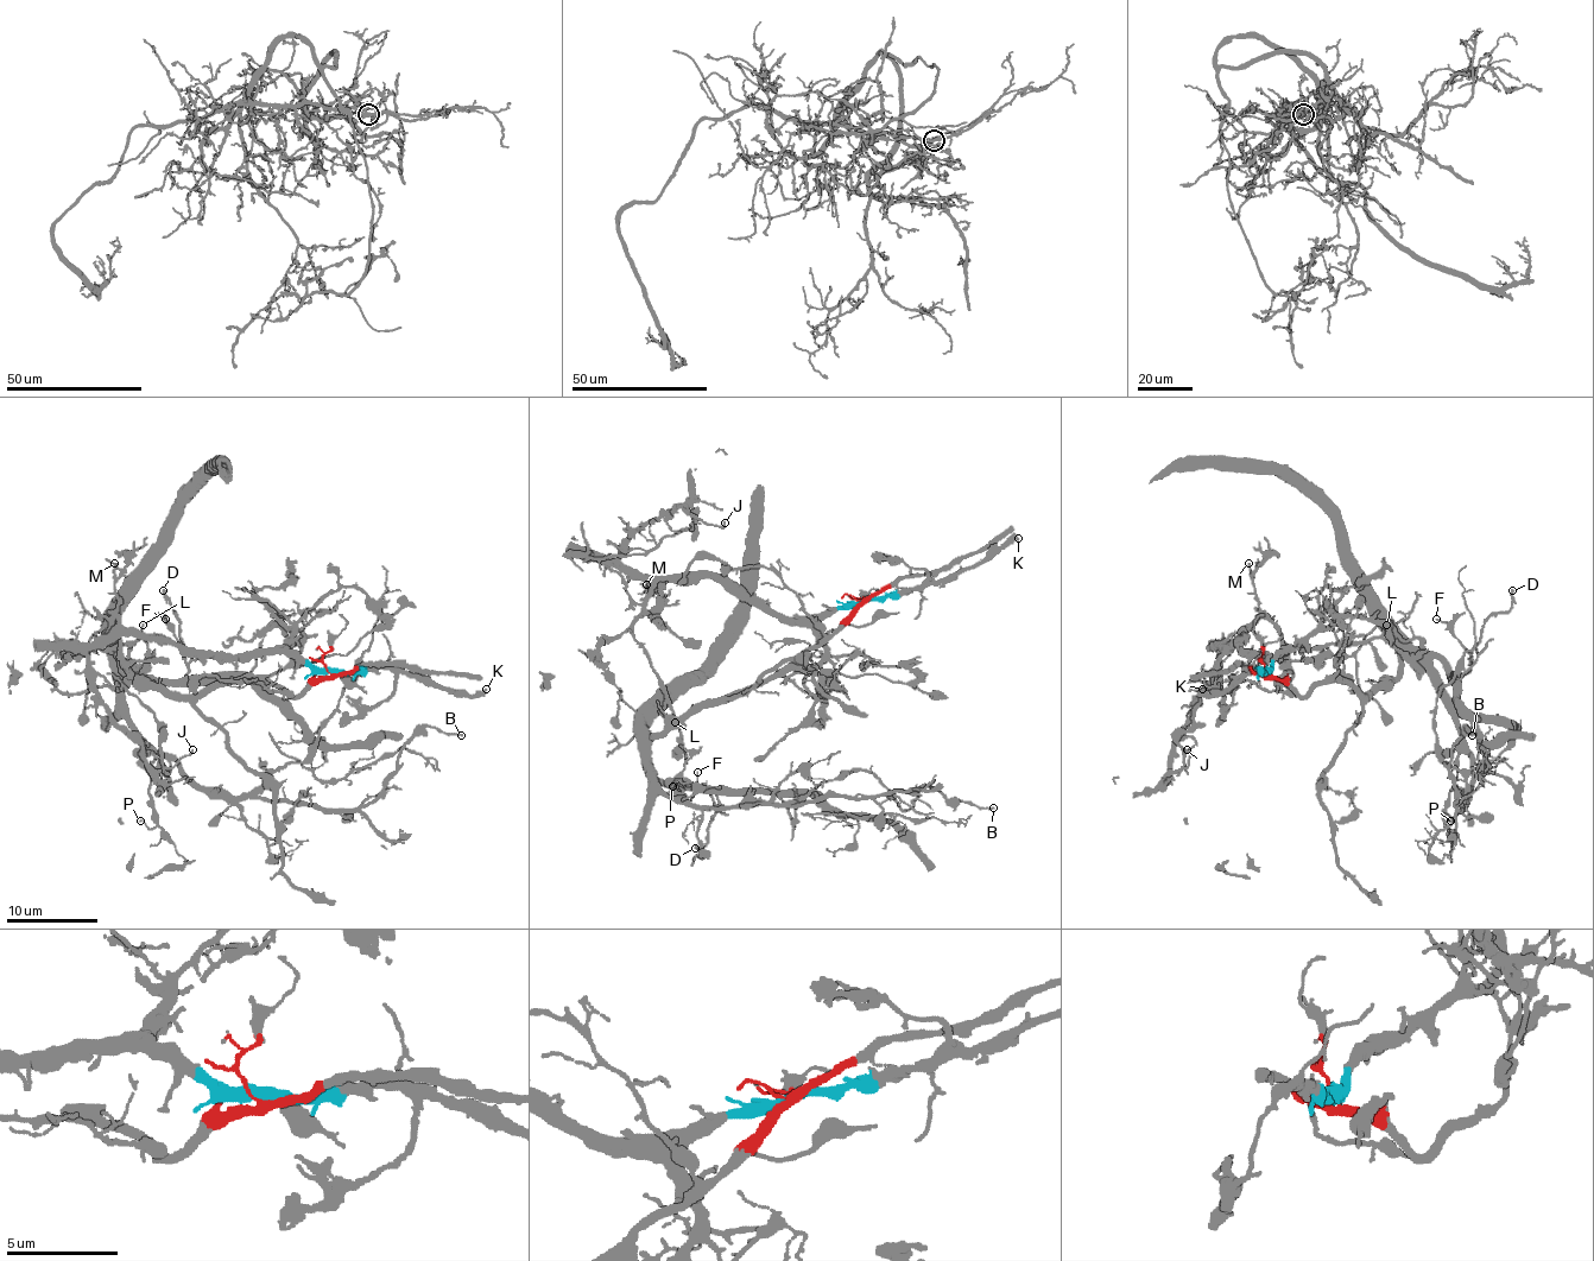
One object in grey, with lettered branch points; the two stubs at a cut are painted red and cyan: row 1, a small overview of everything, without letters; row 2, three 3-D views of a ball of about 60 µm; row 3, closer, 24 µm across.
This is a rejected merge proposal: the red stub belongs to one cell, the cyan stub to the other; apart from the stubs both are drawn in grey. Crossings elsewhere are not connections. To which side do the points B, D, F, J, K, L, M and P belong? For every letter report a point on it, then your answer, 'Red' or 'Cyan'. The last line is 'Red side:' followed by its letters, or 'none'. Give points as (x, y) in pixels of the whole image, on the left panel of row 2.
B: Place: (461, 735). Red
D: Place: (163, 590). Red
F: Place: (165, 619). Red
J: Place: (193, 749). Cyan
K: Place: (486, 689). Cyan
L: Place: (143, 625). Cyan
M: Place: (114, 563). Cyan
P: Place: (140, 821). Red
Red side: B, D, F, P

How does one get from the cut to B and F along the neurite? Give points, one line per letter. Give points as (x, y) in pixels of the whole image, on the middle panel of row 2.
B: (864, 600), (772, 675), (669, 726), (649, 743), (651, 778), (696, 805), (799, 805), (928, 785), (993, 808)
F: (864, 600), (783, 669), (708, 698), (651, 741), (649, 768), (658, 778), (708, 790), (720, 805), (696, 771)

